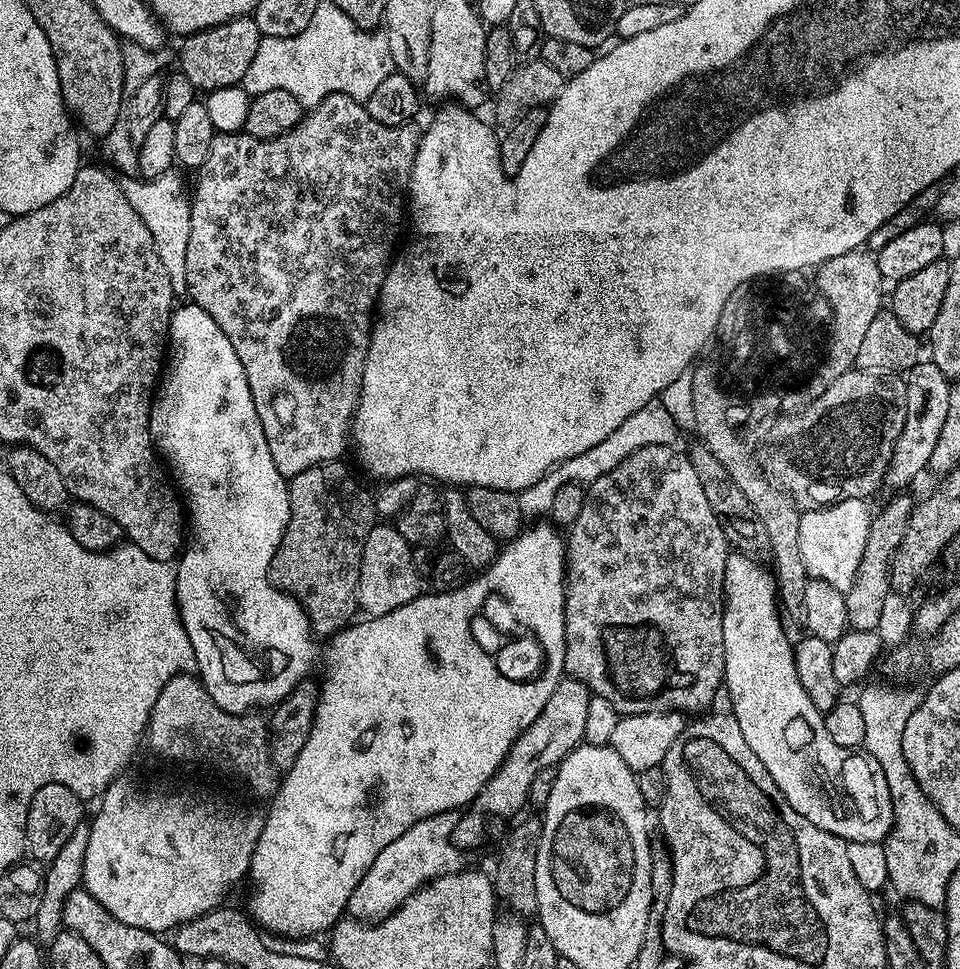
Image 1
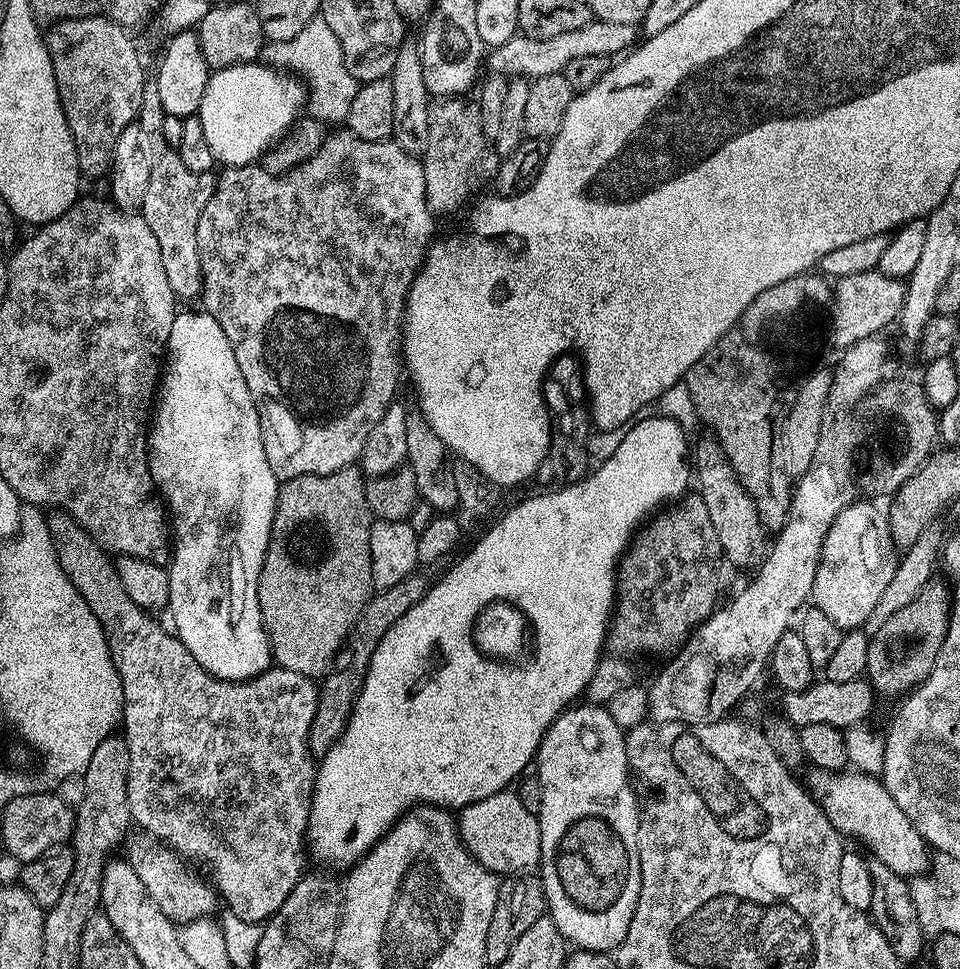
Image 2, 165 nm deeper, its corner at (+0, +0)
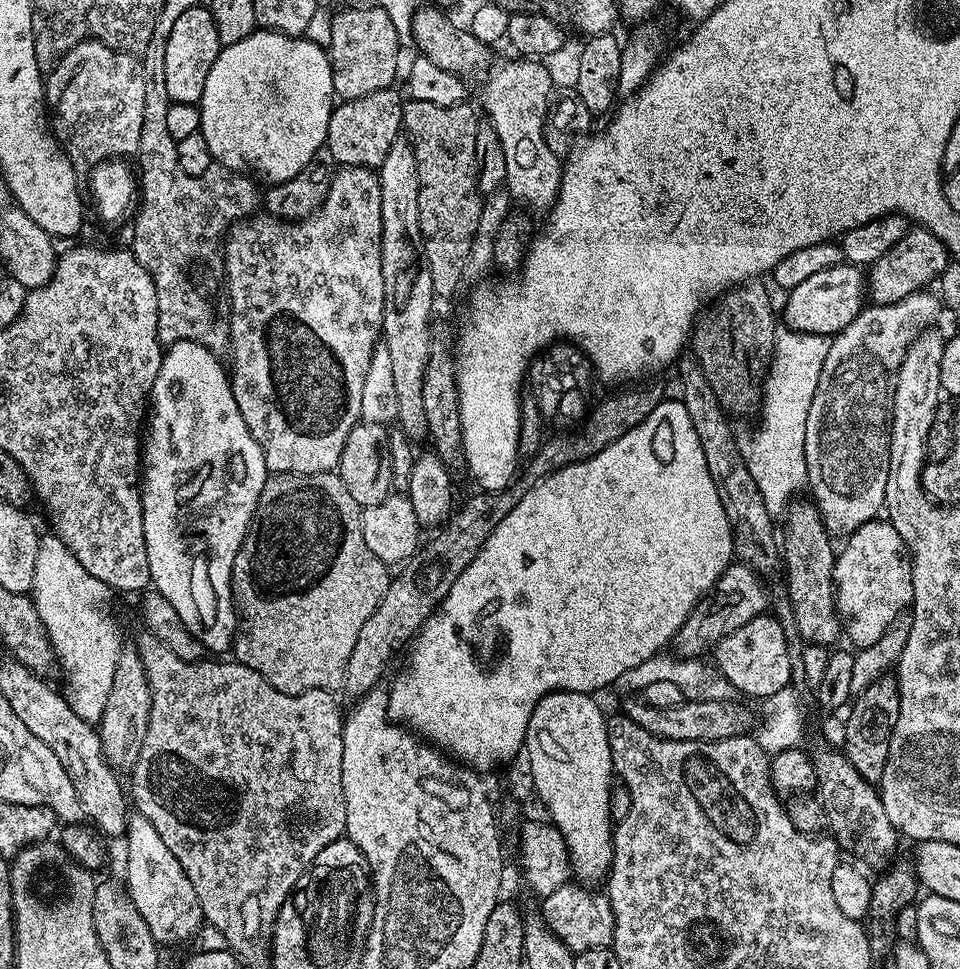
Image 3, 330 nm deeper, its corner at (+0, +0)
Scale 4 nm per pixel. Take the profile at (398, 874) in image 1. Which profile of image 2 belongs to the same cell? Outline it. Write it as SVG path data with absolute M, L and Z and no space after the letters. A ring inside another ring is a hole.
M515 791L490 794L490 798L482 798L482 802L474 802L459 809L458 827L460 840L468 853L482 866L486 866L486 870L496 873L497 877L515 877L539 869L542 850L540 817L522 806Z

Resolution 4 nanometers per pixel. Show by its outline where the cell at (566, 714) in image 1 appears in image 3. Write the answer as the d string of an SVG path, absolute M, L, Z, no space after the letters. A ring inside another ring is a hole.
M733 562L728 565L727 570L718 578L714 589L716 601L713 604L701 602L686 618L682 630L676 635L674 641L674 652L677 657L703 657L703 652L711 653L716 643L746 626L754 618L765 615L768 608L768 592L764 589L761 573L755 572L748 564Z

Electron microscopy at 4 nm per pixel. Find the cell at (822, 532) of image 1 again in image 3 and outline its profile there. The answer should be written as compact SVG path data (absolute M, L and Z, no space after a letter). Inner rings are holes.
M887 519L866 522L843 541L844 549L836 552L832 581L836 583L836 611L840 614L843 631L856 643L857 649L874 646L891 624L909 611L912 602L912 558L904 539Z

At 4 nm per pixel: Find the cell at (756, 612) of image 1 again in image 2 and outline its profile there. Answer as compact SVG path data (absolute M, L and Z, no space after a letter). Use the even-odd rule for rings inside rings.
M812 768L807 776L806 787L811 792L812 799L840 831L841 837L853 836L854 839L861 840L874 852L872 854L875 859L882 860L890 870L902 877L911 878L929 871L929 845L914 822L902 814L898 802L890 798L886 786L875 775L855 770L824 772L821 768Z

